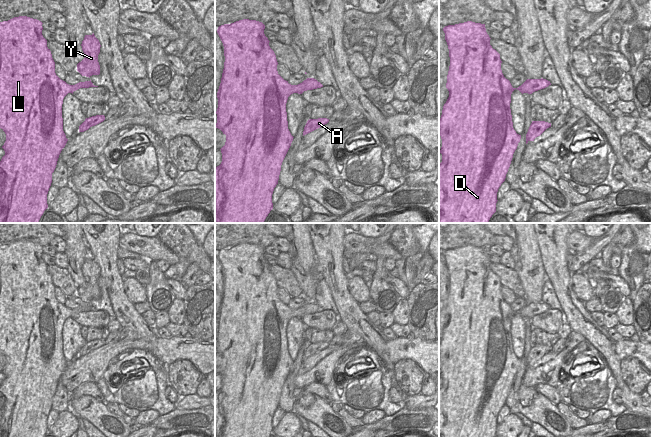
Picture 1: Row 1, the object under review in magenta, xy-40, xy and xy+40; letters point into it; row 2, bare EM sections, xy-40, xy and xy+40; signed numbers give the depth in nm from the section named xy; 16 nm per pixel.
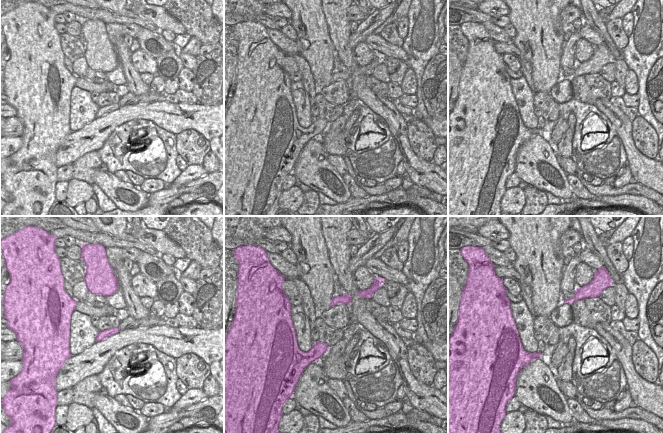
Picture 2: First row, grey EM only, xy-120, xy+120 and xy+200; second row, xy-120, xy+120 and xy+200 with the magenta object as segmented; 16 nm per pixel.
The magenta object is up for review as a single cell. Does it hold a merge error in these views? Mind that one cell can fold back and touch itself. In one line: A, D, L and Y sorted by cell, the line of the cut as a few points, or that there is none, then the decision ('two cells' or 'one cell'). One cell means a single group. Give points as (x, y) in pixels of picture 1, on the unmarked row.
groups A D L Y; cut none; one cell

